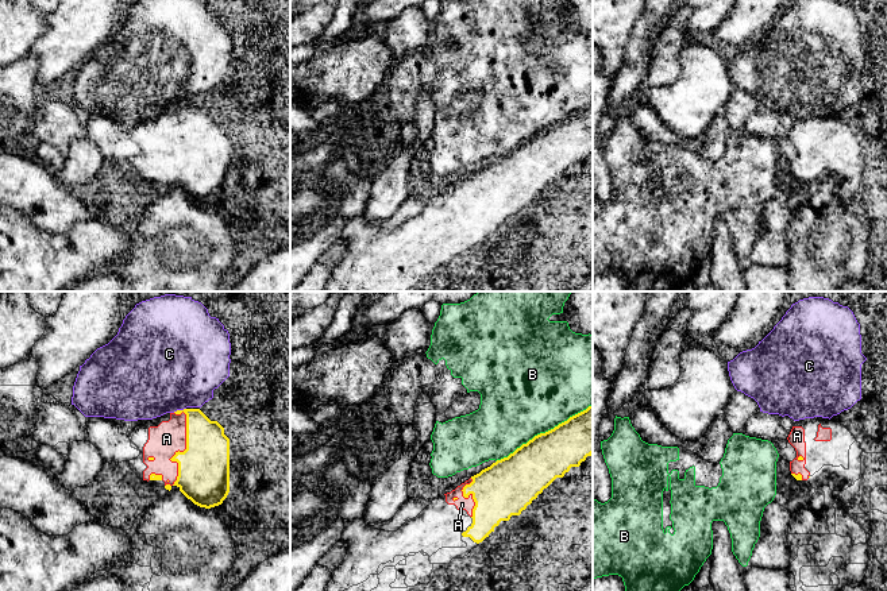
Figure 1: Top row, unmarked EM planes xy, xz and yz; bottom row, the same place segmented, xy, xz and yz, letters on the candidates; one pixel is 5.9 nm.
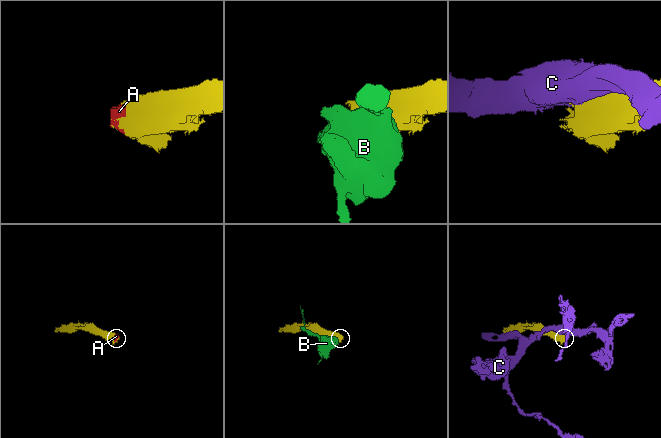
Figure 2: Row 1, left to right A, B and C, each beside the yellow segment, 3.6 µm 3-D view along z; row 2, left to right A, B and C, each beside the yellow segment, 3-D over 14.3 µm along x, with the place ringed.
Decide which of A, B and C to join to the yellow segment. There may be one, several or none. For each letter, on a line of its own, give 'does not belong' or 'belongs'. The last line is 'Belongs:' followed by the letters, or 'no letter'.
A: belongs
B: does not belong
C: does not belong
Belongs: A

